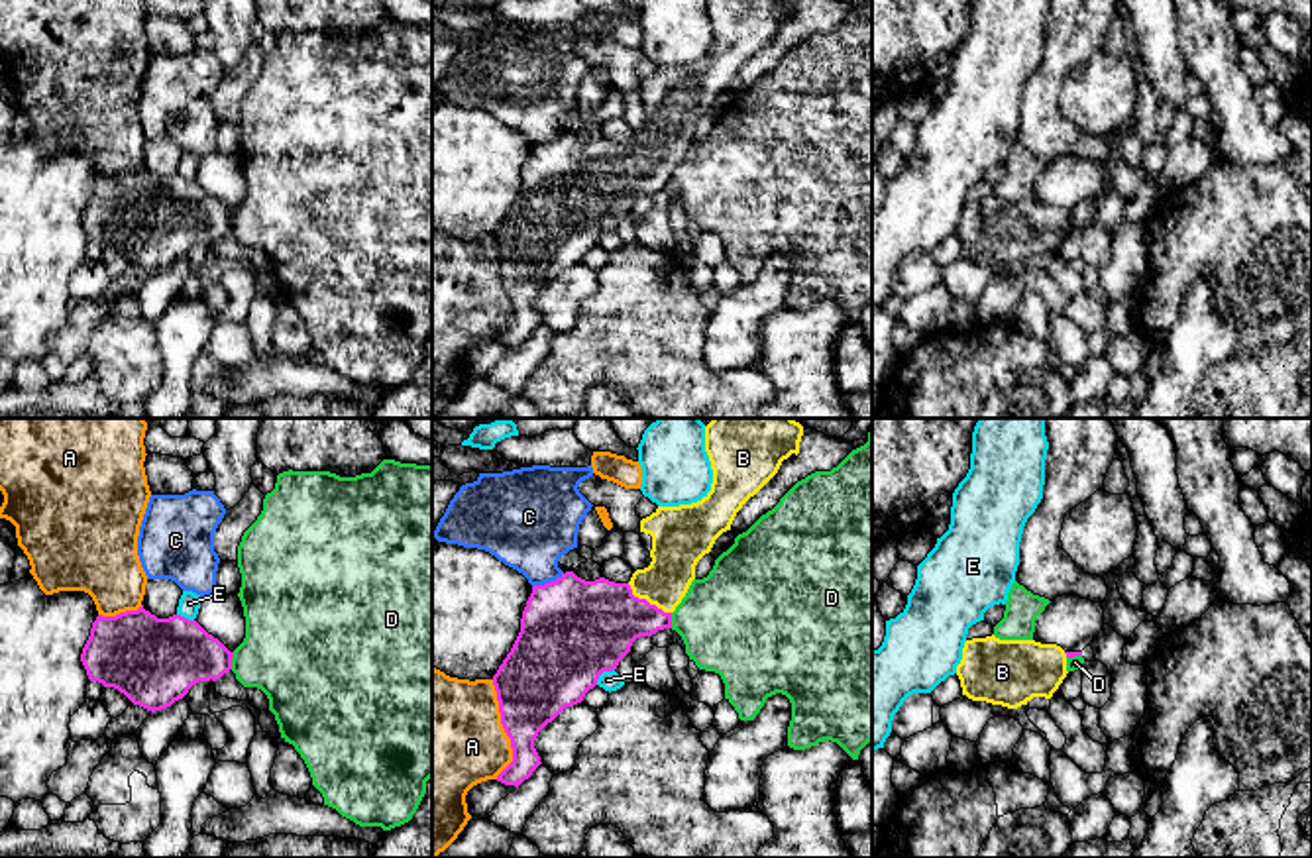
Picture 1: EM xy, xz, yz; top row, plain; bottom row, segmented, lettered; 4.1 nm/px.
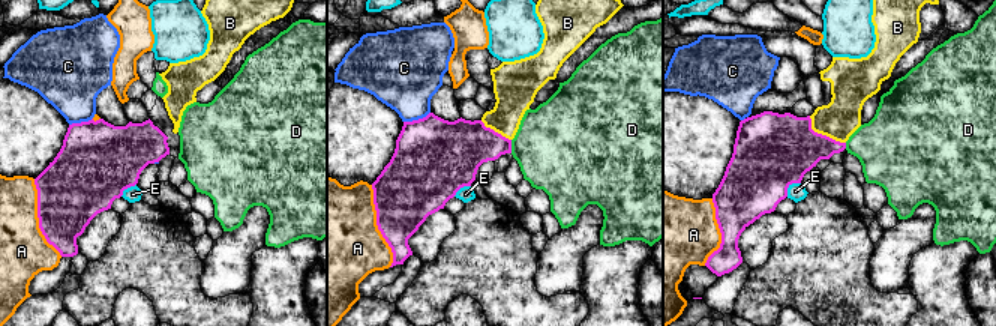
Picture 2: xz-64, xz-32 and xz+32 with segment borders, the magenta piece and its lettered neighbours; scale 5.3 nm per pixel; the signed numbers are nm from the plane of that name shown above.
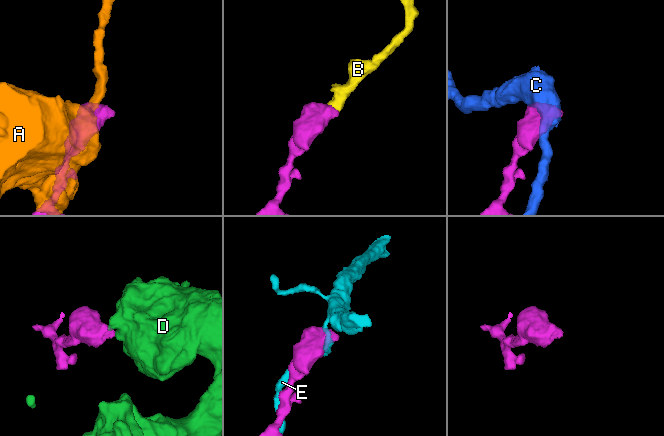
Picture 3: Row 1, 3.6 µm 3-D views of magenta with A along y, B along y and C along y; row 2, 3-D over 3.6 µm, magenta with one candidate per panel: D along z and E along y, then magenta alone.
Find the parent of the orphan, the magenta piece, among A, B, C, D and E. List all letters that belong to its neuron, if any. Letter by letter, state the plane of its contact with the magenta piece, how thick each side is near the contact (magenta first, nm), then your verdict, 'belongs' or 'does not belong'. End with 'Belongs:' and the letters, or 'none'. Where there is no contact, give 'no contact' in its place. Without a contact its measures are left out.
A: xz | 320/480 nm | does not belong
B: xz | 360/200 nm | belongs
C: xz | 420/360 nm | does not belong
D: xy | 300/380 nm | does not belong
E: xz | 420/80 nm | does not belong
Belongs: B

